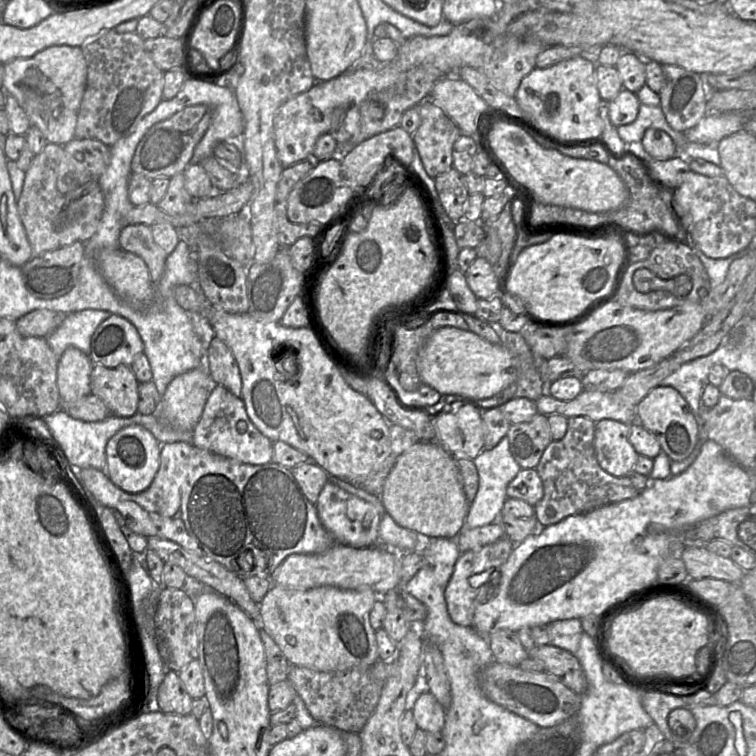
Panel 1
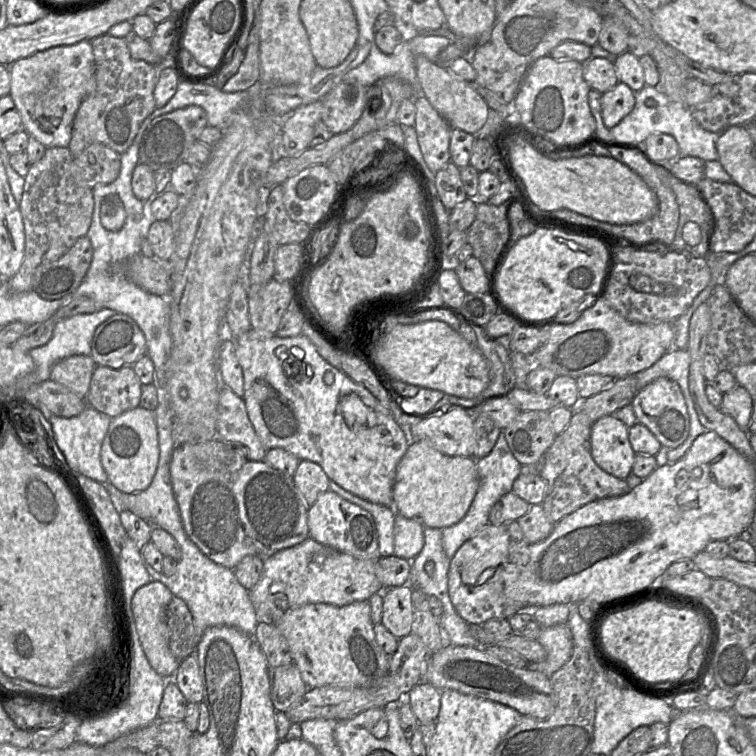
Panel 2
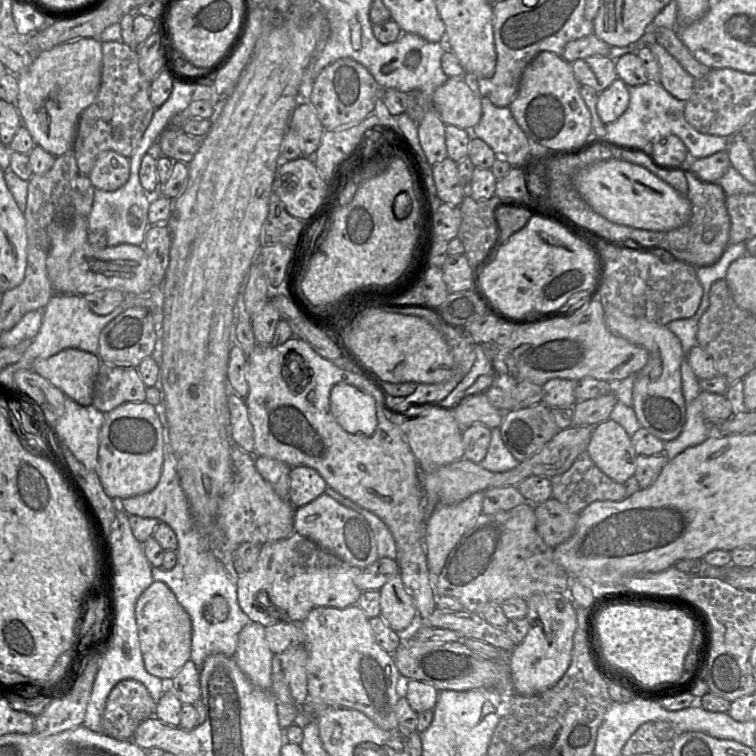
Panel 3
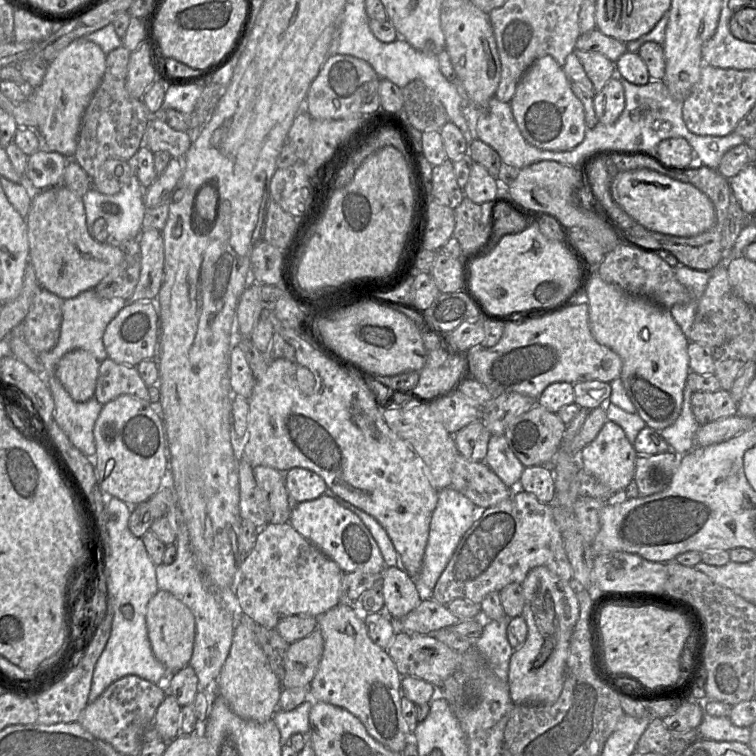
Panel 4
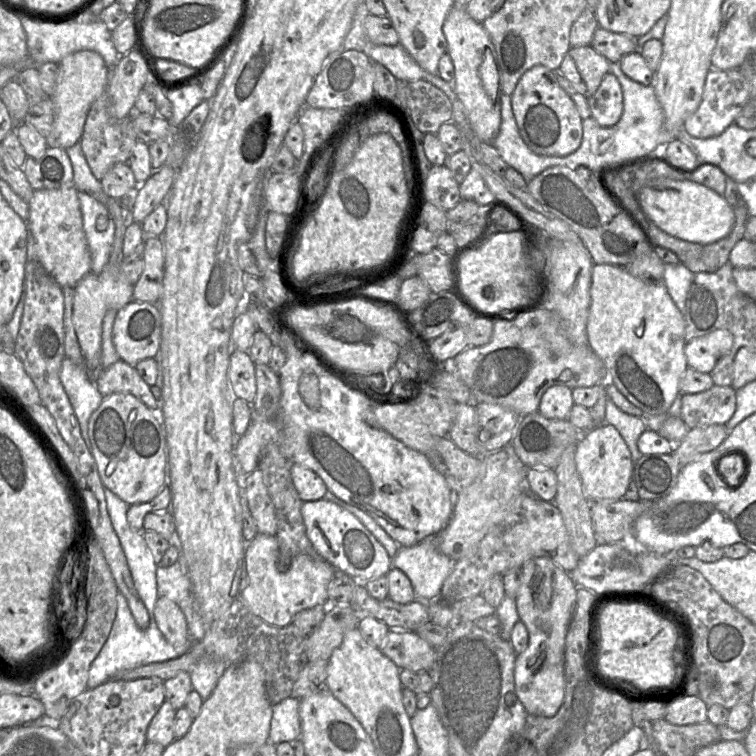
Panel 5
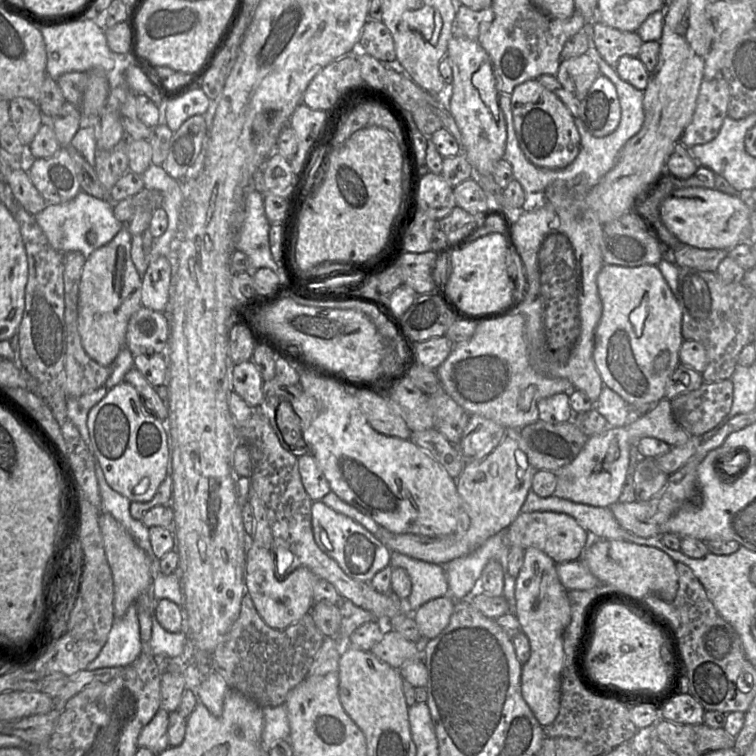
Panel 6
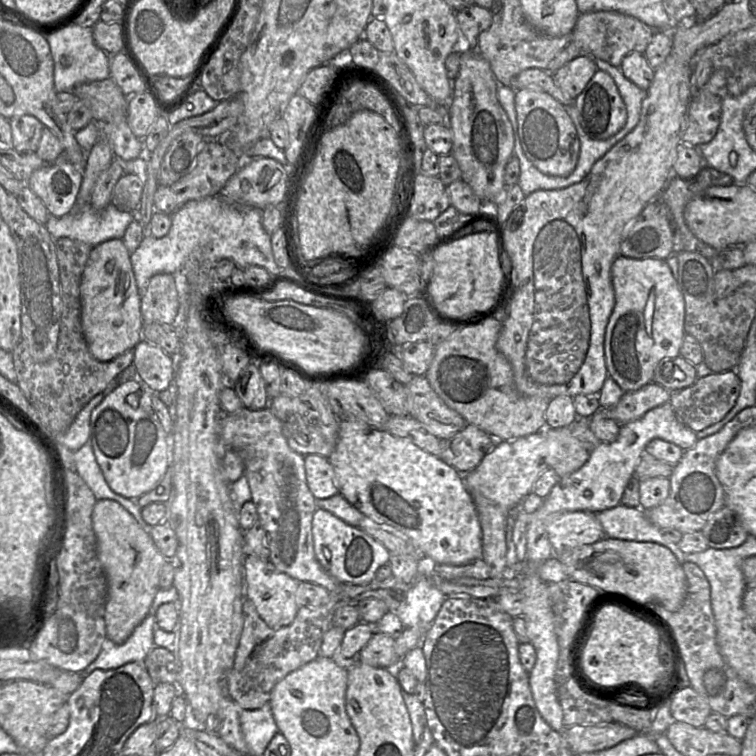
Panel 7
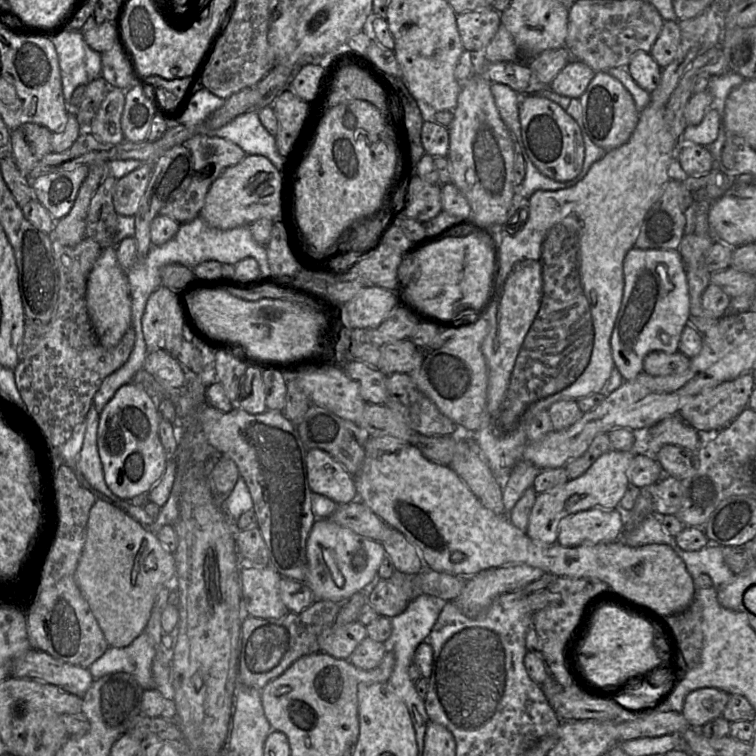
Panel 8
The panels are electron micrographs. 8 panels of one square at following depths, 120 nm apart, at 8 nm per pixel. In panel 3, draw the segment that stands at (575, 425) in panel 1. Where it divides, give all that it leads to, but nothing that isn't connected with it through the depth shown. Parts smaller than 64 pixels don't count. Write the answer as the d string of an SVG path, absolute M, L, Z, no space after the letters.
M586 450L566 472L550 480L552 498L577 514L594 501L622 501L627 498L624 485L605 475Z

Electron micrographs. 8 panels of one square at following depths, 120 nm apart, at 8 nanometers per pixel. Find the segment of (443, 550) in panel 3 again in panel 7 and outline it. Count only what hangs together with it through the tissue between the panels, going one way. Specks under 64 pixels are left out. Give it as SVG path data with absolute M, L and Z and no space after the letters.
M420 574L395 613L406 628L418 626L429 630L446 598L426 575Z

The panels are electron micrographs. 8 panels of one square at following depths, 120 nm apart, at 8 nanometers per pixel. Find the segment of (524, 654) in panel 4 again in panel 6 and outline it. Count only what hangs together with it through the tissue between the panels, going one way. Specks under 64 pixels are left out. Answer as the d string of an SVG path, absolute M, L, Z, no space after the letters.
M536 548L525 549L524 563L516 578L514 615L530 642L530 658L522 665L522 696L541 726L552 724L560 711L564 632L571 621L568 590L561 583L557 563Z

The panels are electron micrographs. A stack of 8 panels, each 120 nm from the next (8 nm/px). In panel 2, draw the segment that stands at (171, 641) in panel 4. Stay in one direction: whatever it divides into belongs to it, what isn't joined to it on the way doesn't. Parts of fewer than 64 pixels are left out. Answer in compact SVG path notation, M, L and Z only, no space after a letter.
M151 581L136 590L132 598L132 611L144 653L151 667L165 679L174 678L182 661L178 660L169 648L170 629L166 622L166 608L173 596L163 583Z

